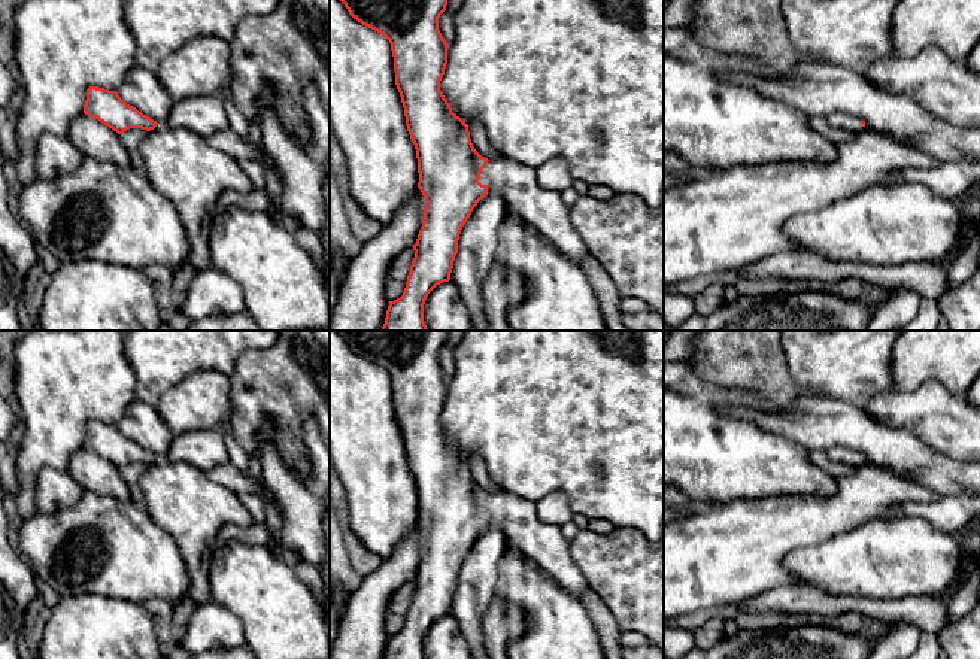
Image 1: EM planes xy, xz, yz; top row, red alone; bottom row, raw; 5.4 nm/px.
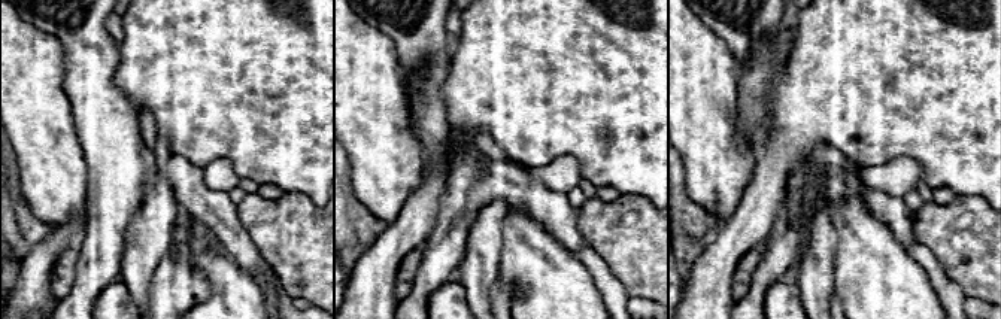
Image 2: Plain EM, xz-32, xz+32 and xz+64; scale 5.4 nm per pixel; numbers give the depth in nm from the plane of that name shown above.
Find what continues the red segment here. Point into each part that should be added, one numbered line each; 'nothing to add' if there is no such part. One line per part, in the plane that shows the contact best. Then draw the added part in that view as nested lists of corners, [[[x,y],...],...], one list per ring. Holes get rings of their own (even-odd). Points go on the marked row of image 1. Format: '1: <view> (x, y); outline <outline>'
1: xz (545, 210); outline [[[512,158],[489,160],[479,182],[501,195],[510,213],[521,216],[570,261],[580,265],[586,245],[570,221],[570,207],[556,191],[543,189],[527,167]]]

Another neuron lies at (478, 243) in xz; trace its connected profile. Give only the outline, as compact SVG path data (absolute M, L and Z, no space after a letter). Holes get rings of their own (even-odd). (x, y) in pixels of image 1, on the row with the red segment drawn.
M489 188L459 234L450 282L458 286L461 300L468 309L473 331L488 331L482 286L495 262L500 225L509 215L510 210L501 195Z

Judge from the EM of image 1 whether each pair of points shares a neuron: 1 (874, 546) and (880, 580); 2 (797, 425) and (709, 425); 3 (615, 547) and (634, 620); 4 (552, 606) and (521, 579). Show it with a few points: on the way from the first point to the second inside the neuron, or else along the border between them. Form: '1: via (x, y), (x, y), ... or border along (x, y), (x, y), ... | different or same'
1: via (880, 555), (880, 571) | same
2: border along (727, 412), (752, 419), (791, 442) | different
3: via (624, 565), (634, 577), (634, 603) | same
4: via (545, 603), (528, 586) | same

